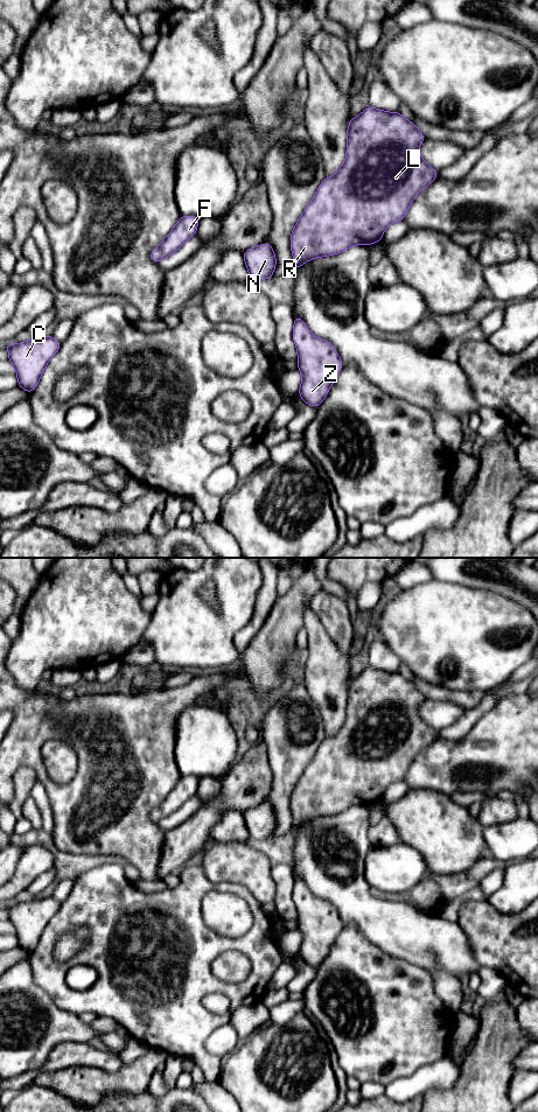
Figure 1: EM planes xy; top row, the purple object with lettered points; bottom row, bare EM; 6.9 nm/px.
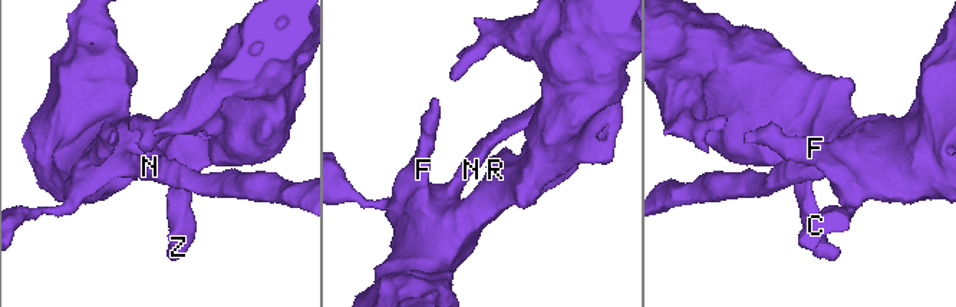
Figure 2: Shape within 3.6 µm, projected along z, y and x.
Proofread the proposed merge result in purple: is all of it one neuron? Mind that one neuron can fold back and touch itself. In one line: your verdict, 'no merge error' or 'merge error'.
no merge error

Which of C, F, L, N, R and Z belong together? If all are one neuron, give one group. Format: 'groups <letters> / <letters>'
groups C F L N R Z

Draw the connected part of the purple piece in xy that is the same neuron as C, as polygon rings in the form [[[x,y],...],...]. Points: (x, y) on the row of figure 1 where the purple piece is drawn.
[[[51,335],[42,338],[34,337],[18,344],[5,344],[8,349],[8,361],[18,375],[18,385],[32,393],[48,362],[58,351],[61,344]]]

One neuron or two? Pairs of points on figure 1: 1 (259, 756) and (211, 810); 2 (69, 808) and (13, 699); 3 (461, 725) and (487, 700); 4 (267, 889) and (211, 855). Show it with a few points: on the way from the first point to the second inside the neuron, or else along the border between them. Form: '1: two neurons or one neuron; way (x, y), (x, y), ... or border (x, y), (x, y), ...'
1: one neuron; way (252, 770), (225, 797)
2: one neuron; way (46, 781), (36, 762), (27, 752), (27, 726)
3: one neuron; way (468, 720), (481, 707)
4: one neuron; way (253, 875), (238, 861), (225, 861)

